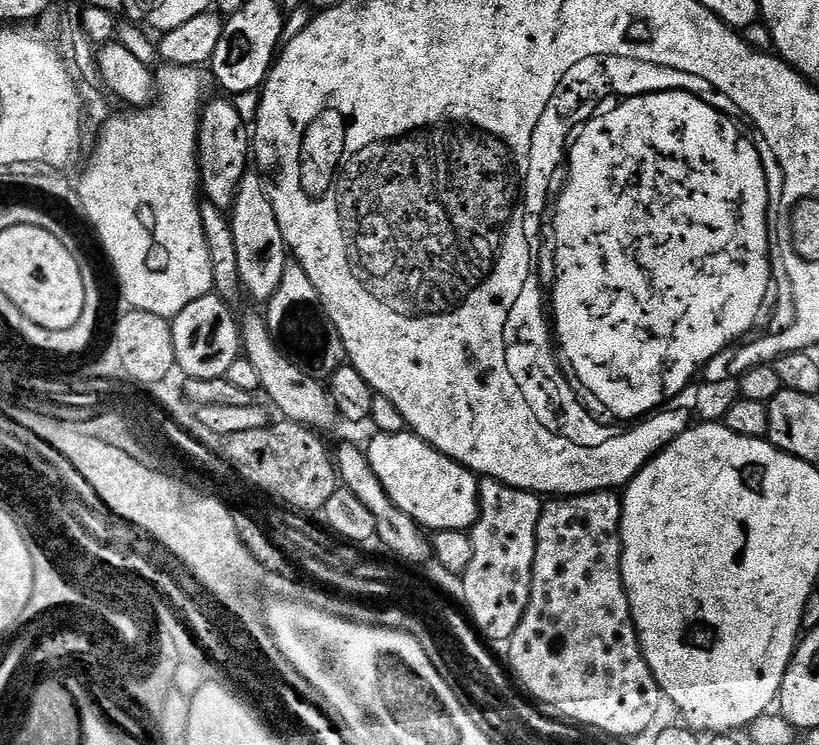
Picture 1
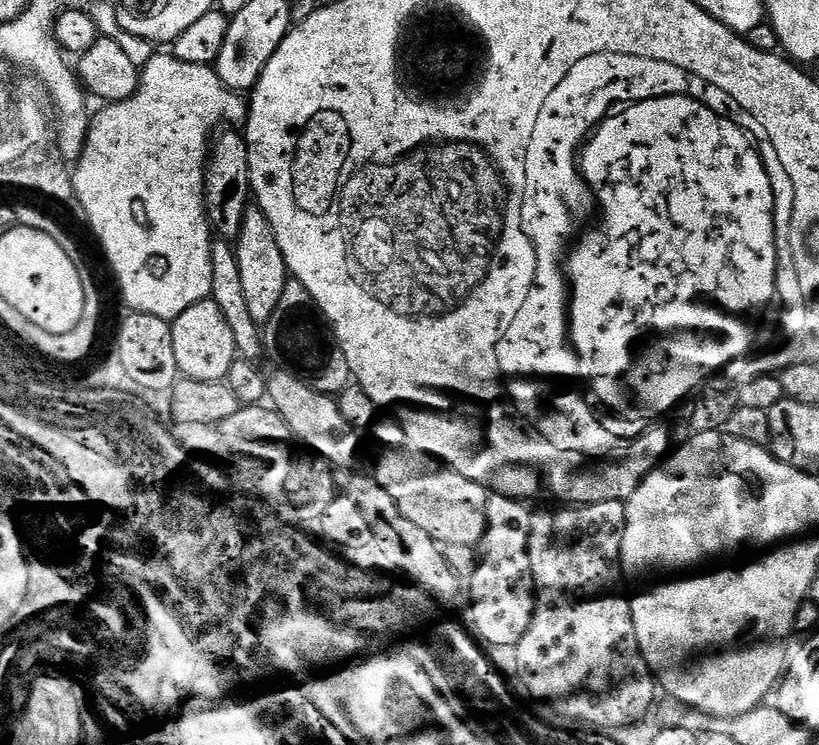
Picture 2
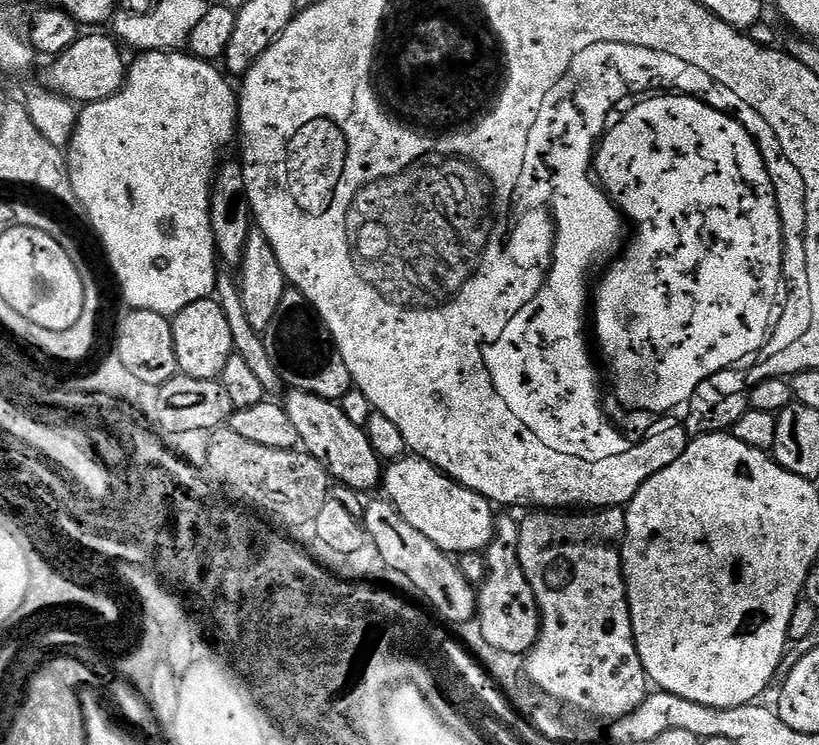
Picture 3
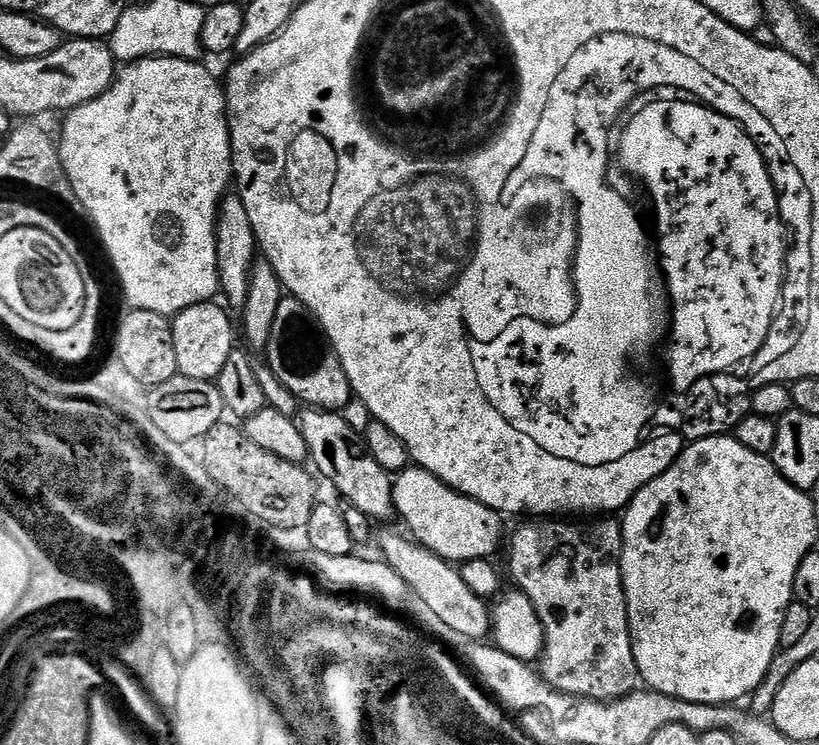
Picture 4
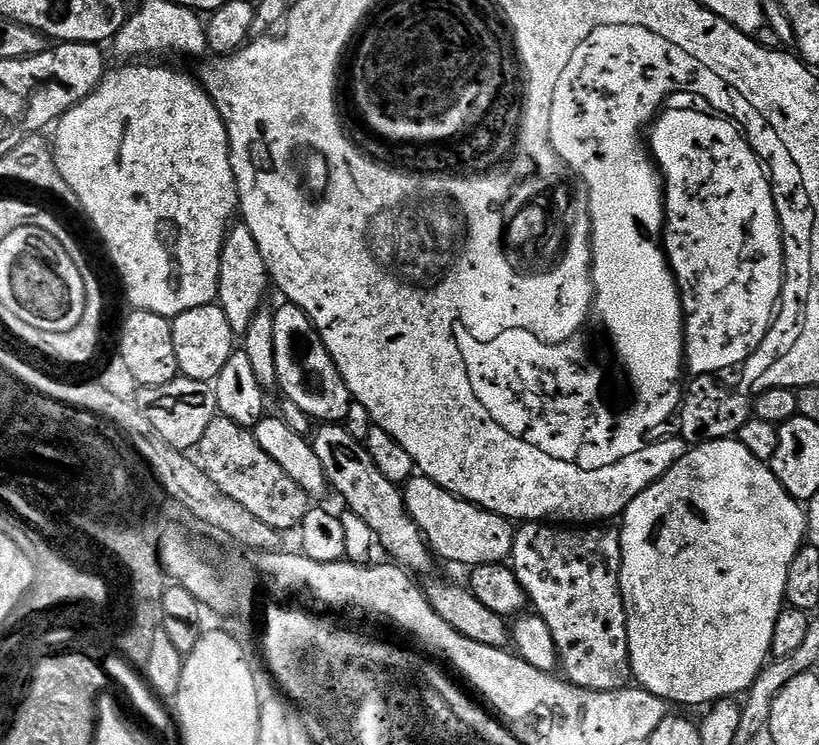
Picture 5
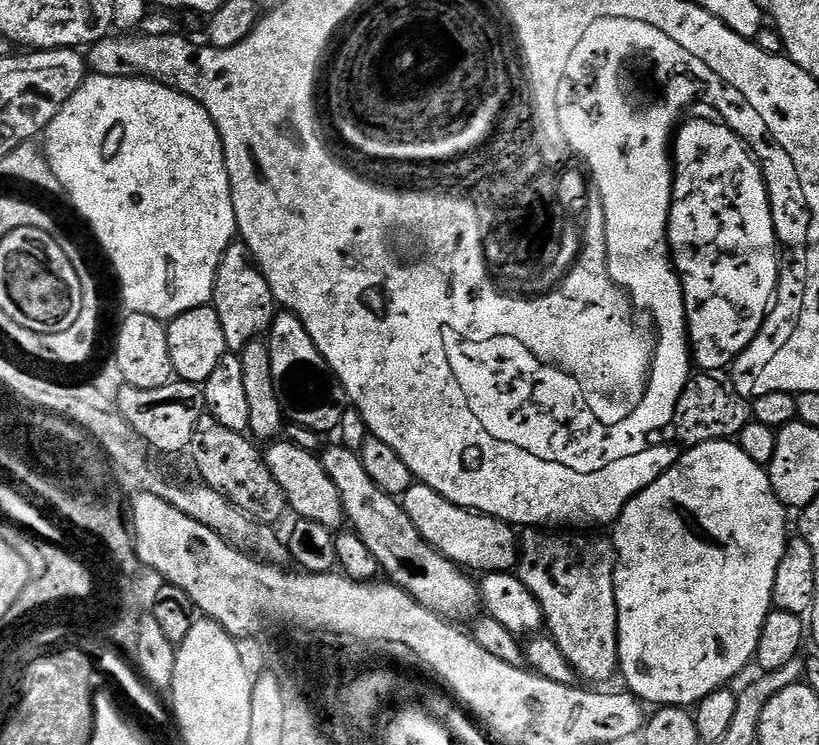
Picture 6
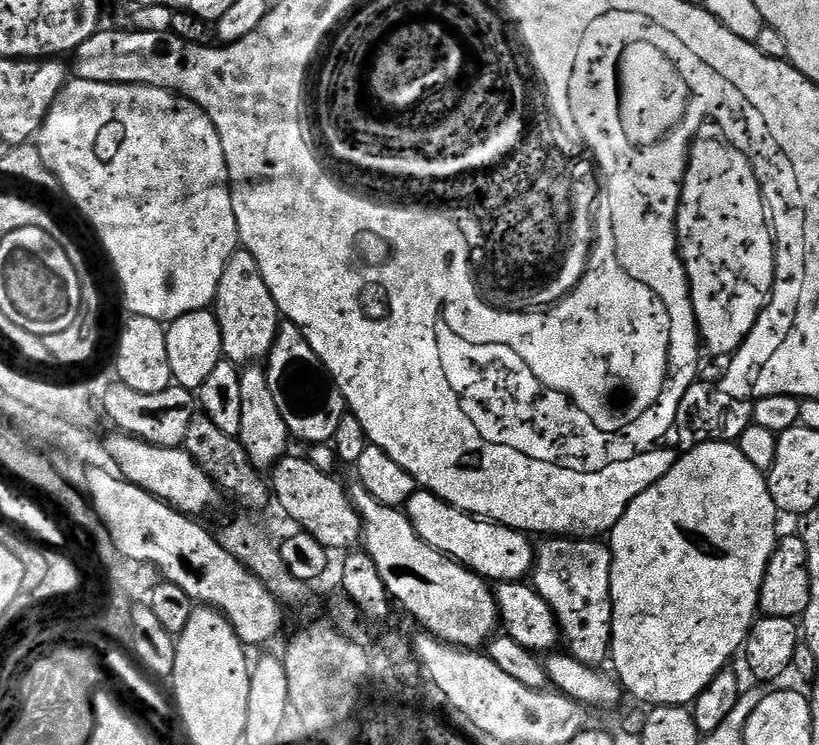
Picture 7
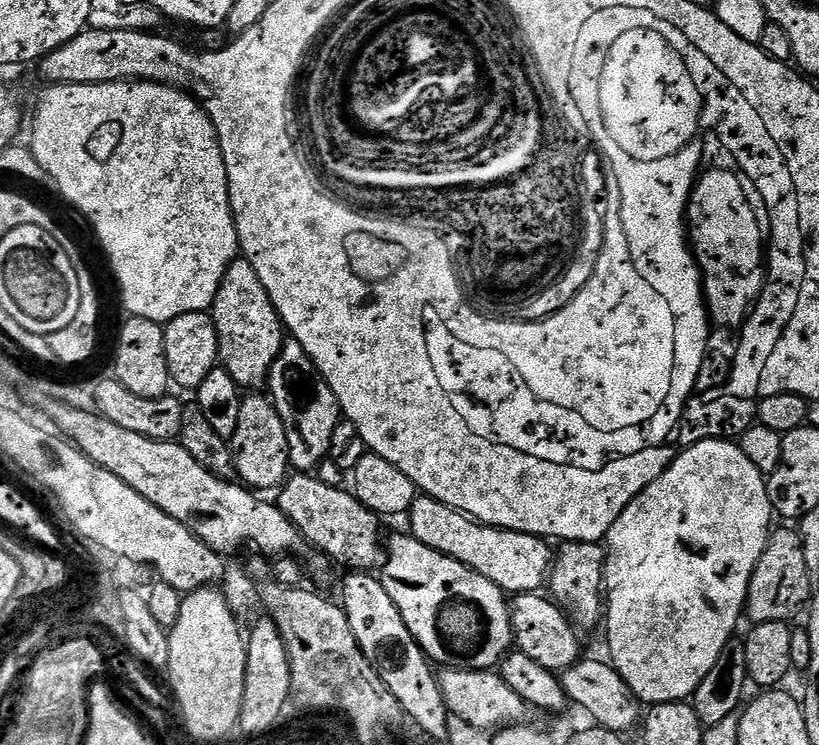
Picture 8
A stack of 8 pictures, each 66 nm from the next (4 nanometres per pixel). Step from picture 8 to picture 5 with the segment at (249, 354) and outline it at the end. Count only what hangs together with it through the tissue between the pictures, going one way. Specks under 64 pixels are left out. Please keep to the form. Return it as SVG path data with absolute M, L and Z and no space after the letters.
M242 222L237 223L224 238L216 295L222 314L226 314L226 322L230 322L233 333L244 333L254 320L254 314L258 314L265 307L264 295L267 294L268 288L270 292L262 250L258 250L258 242L254 242L254 234L250 234L247 226Z

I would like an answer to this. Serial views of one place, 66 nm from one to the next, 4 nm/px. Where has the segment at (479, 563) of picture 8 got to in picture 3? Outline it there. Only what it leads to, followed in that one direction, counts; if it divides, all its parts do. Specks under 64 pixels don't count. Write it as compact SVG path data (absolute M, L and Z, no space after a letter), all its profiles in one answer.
M405 454L391 461L383 469L382 488L388 491L385 492L387 499L391 500L398 514L402 514L414 530L426 534L426 538L430 538L430 542L434 542L434 546L443 552L483 553L496 533L497 513L492 501L452 480L420 456Z

